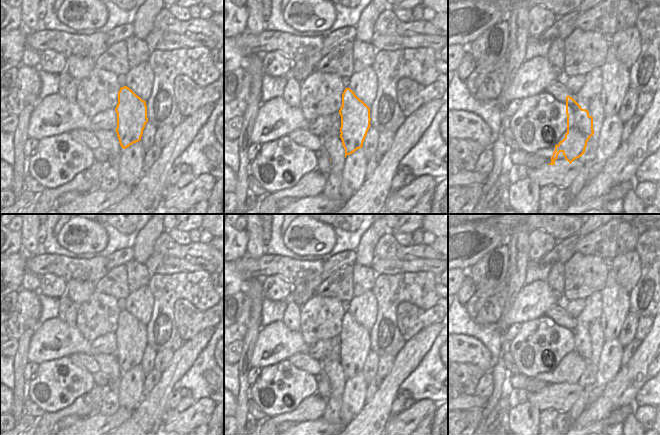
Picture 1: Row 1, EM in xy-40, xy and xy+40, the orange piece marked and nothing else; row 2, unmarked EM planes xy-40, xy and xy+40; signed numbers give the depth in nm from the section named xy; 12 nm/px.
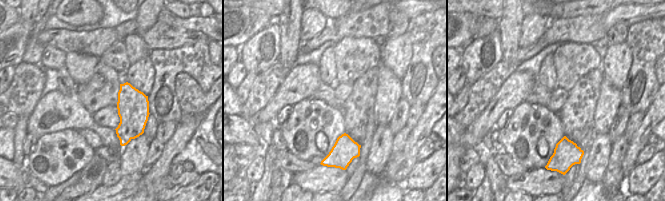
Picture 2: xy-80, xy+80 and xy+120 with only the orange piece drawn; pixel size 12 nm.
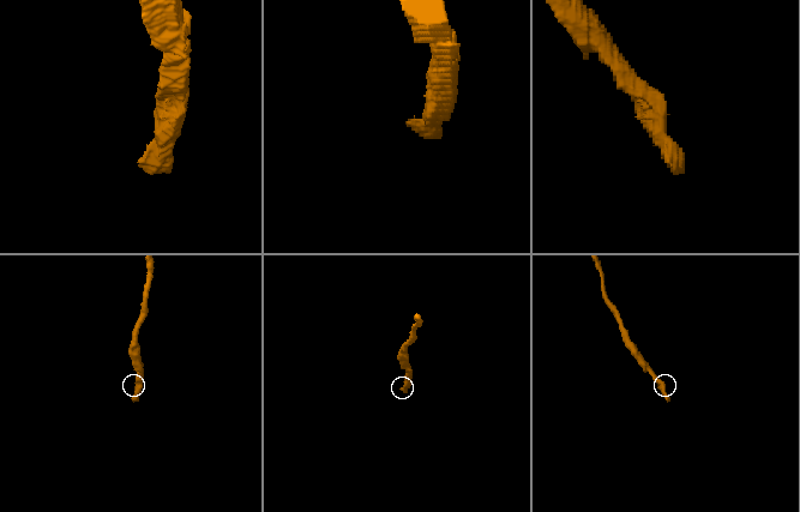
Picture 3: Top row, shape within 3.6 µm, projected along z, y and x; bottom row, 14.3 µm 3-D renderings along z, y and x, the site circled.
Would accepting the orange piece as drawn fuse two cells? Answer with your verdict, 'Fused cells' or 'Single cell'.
Fused cells.

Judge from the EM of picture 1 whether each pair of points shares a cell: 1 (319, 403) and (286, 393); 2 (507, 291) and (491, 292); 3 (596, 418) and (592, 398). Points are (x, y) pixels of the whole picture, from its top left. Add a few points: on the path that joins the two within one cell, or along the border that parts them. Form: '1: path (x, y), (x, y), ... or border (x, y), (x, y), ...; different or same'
1: border (311, 395), (304, 398), (292, 410), (285, 412); different
2: path (503, 291), (495, 291); same
3: border (601, 390), (598, 399), (588, 409); different

